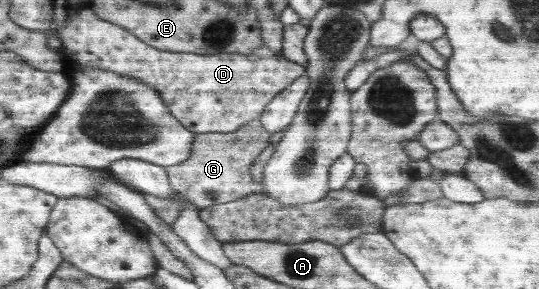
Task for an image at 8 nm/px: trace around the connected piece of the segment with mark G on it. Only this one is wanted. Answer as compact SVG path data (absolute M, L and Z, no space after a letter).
M259 119L249 121L237 131L231 133L200 133L196 134L191 149L191 157L177 165L165 168L169 184L177 190L177 197L163 199L155 195L144 194L145 201L153 208L154 214L167 225L177 223L179 214L185 204L197 204L199 209L211 208L217 204L229 203L254 193L263 193L263 181L255 181L251 177L251 164L255 158L270 145L269 137Z

